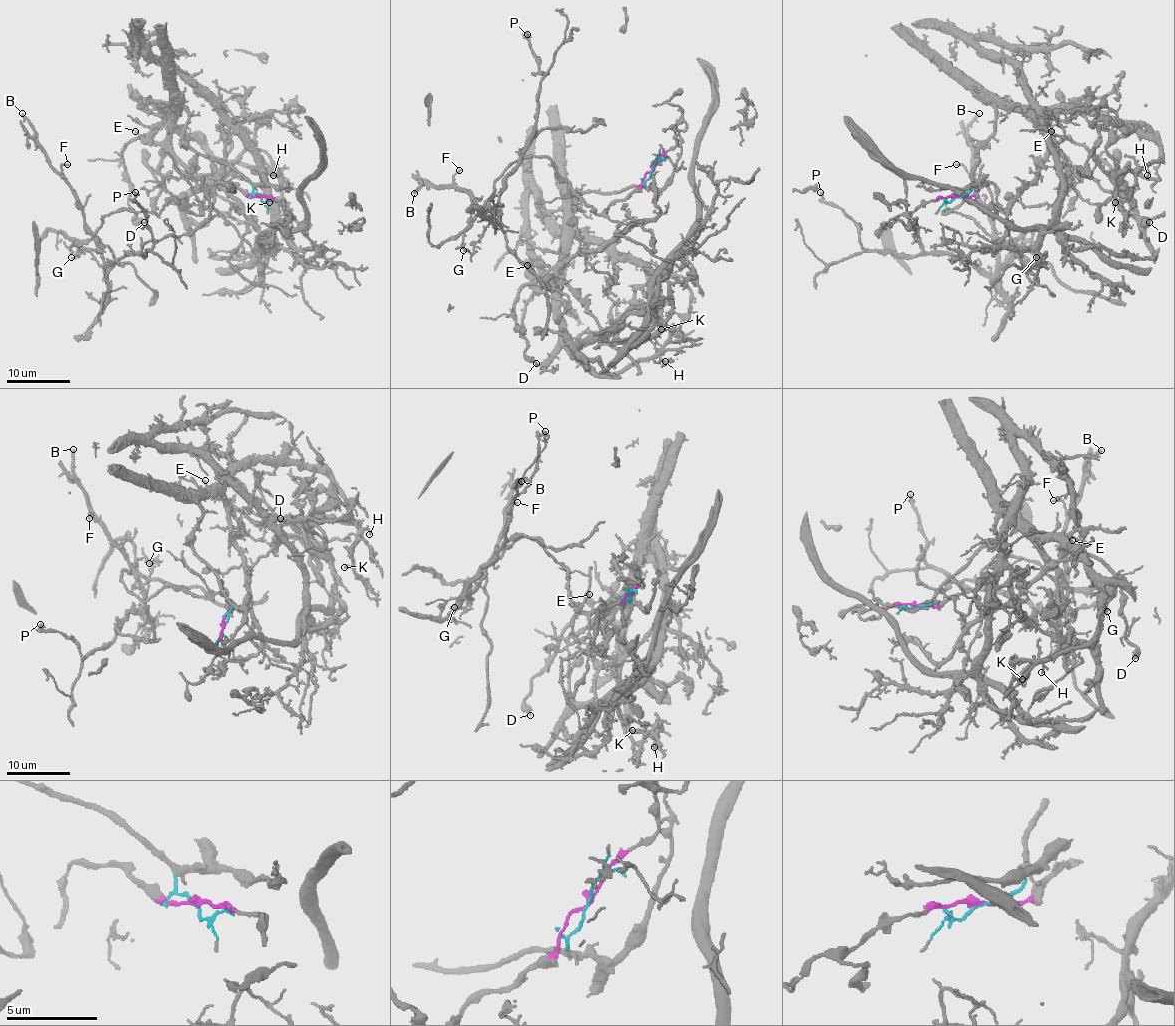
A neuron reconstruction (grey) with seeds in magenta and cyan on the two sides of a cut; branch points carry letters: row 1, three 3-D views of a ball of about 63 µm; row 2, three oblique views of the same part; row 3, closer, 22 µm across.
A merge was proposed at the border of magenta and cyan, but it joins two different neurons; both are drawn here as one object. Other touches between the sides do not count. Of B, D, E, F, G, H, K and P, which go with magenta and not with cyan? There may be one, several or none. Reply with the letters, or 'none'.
B, F, G, P

